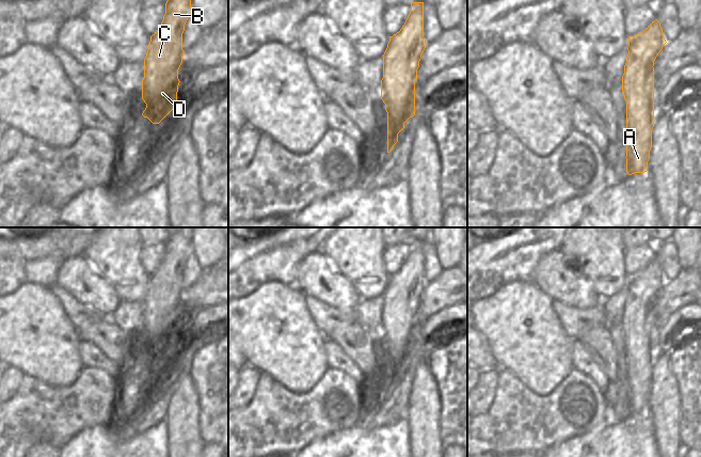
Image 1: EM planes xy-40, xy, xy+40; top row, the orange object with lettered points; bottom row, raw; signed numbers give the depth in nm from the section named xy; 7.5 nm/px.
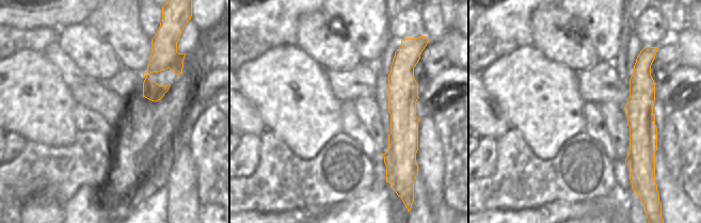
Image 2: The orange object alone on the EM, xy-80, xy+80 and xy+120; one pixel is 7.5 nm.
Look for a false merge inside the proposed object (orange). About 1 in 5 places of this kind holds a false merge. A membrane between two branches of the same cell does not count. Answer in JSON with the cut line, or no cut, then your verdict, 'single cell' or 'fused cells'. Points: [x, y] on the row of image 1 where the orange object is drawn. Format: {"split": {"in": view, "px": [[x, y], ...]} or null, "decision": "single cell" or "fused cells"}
{"split": null, "decision": "single cell"}

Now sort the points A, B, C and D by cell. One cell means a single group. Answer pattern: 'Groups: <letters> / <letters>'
Groups: A B C D.

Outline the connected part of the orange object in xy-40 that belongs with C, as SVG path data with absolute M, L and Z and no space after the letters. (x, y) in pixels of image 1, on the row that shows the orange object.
M168 0L165 14L159 29L150 36L144 59L142 99L146 108L142 115L153 124L159 124L173 109L177 100L179 85L178 69L182 63L182 33L189 16L193 13L191 0Z

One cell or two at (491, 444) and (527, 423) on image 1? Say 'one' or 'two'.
one

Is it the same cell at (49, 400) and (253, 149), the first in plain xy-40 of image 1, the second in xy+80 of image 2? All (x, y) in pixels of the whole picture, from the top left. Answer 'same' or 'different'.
different

